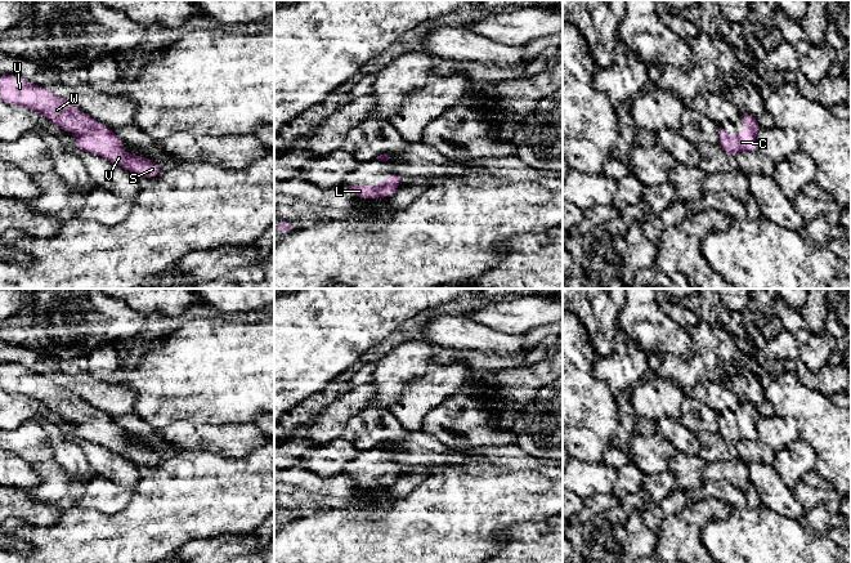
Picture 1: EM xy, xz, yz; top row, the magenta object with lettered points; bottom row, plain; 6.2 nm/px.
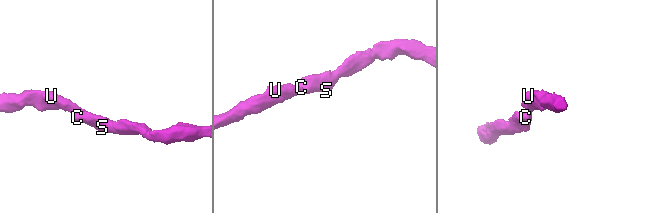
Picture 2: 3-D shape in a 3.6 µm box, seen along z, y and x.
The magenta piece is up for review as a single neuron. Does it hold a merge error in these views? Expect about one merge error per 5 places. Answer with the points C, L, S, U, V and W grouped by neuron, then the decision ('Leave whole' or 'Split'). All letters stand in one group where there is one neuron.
Groups: C L S U V W. Leave whole

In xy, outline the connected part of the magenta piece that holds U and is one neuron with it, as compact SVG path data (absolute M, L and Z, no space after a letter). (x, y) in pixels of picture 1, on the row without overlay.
M0 363L0 388L6 393L18 393L45 405L63 419L76 423L73 435L102 444L109 451L130 459L139 466L158 465L164 457L152 448L125 442L122 429L70 389L54 384L45 375L31 372L17 363Z

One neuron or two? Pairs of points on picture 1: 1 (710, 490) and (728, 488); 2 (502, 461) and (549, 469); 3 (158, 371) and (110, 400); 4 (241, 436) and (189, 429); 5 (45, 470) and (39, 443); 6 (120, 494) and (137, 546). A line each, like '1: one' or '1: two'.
1: one
2: one
3: two
4: one
5: two
6: two

